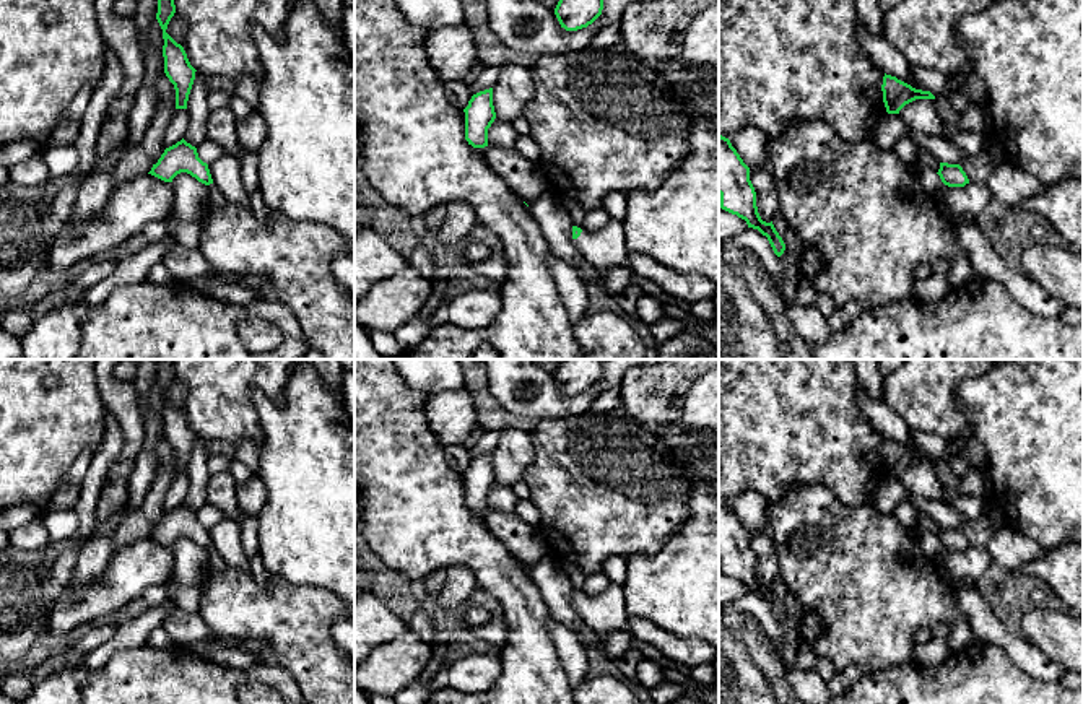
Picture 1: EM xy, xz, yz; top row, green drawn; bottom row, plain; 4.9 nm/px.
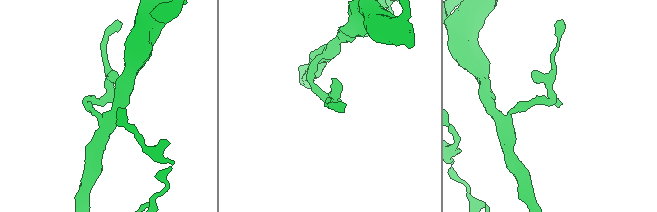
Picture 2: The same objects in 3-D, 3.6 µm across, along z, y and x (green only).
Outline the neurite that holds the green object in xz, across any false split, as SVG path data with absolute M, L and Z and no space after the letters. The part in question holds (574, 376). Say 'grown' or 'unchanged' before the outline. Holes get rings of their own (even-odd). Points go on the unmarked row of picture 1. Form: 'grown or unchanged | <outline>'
unchanged | M563 359L555 379L566 395L577 395L592 389L603 374L602 359Z

